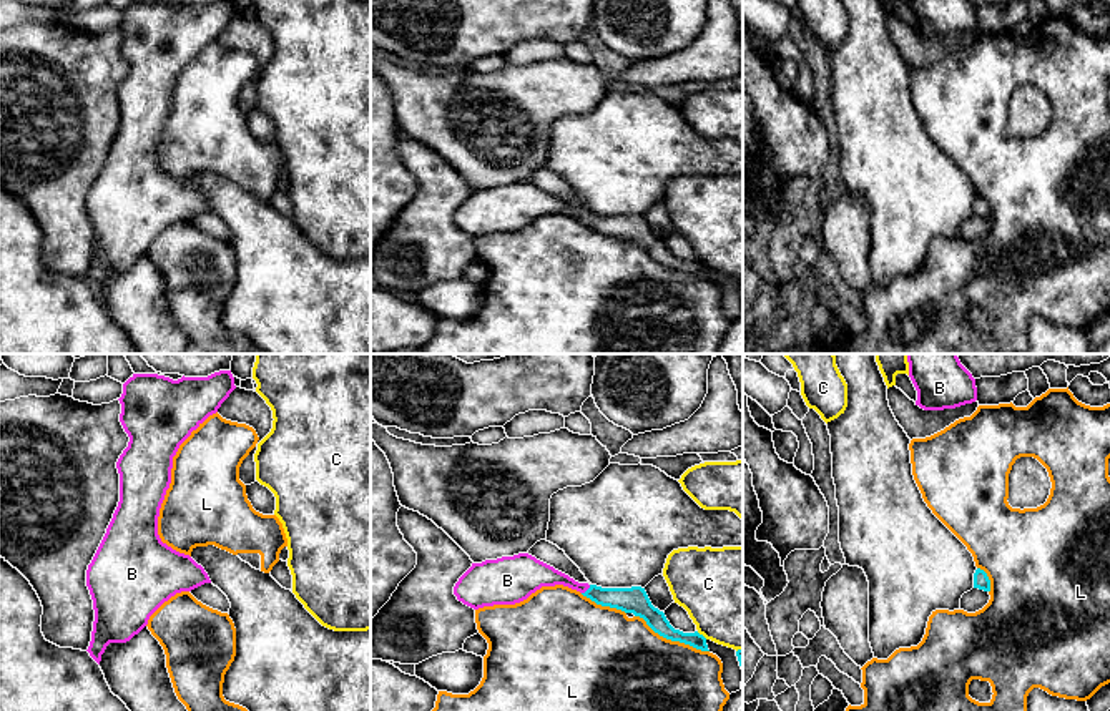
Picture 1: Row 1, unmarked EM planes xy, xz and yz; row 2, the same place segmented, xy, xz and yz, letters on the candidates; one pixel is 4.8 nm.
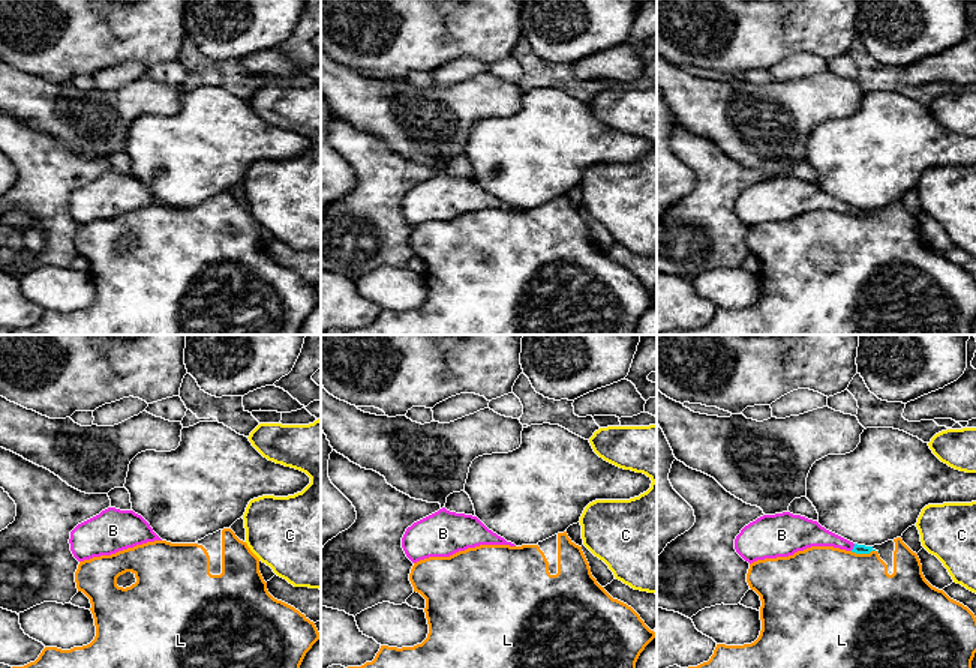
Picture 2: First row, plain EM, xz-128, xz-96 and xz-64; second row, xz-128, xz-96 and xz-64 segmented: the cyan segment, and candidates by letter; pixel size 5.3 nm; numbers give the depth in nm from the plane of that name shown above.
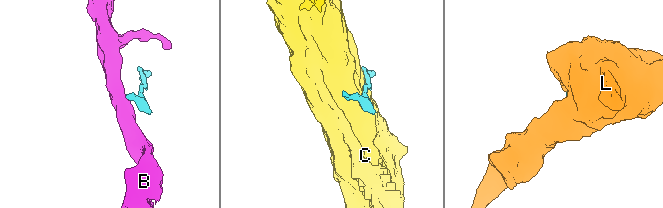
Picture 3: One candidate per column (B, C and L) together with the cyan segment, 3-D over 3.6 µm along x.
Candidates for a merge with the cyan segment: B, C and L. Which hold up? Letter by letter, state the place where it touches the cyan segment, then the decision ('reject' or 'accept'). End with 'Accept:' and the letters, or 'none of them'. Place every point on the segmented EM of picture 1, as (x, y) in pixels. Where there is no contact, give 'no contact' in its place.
B: xz (587, 590) | accept
C: xz (702, 635) | reject
L: xz (672, 640) | reject
Accept: B

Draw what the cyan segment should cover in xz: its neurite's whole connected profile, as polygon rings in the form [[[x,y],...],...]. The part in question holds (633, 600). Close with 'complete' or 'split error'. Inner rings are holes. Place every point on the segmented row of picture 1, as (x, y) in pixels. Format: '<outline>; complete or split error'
[[[528,553],[472,563],[455,583],[454,595],[464,605],[479,610],[494,605],[515,605],[527,600],[542,586],[555,585],[577,590],[597,605],[633,613],[643,618],[655,633],[666,640],[710,651],[706,638],[698,631],[683,633],[675,630],[665,613],[651,605],[645,588],[602,588],[578,583]]]; split error

